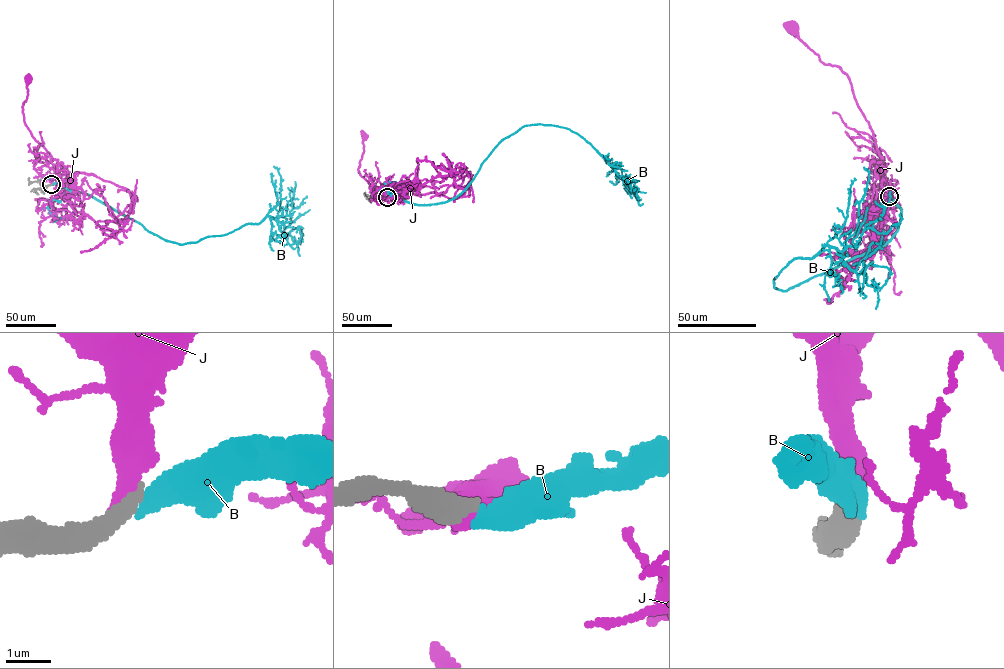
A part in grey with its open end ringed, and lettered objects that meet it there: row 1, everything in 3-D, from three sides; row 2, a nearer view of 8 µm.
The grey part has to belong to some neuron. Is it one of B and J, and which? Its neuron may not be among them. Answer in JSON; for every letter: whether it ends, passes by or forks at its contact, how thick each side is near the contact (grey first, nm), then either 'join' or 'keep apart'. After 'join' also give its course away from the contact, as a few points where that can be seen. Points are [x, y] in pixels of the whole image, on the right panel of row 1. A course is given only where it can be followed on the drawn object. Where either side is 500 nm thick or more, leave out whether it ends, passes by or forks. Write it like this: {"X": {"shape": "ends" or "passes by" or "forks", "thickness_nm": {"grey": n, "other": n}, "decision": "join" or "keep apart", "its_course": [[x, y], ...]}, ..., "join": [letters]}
{"B": {"shape": "ends", "thickness_nm": {"grey": 420, "other": 480}, "decision": "keep apart"}, "J": {"thickness_nm": {"grey": 500, "other": 400}, "decision": "join", "its_course": [[889, 196], [875, 139], [857, 104], [849, 78], [838, 66], [824, 64], [789, 29], [792, 28]]}, "join": ["J"]}

